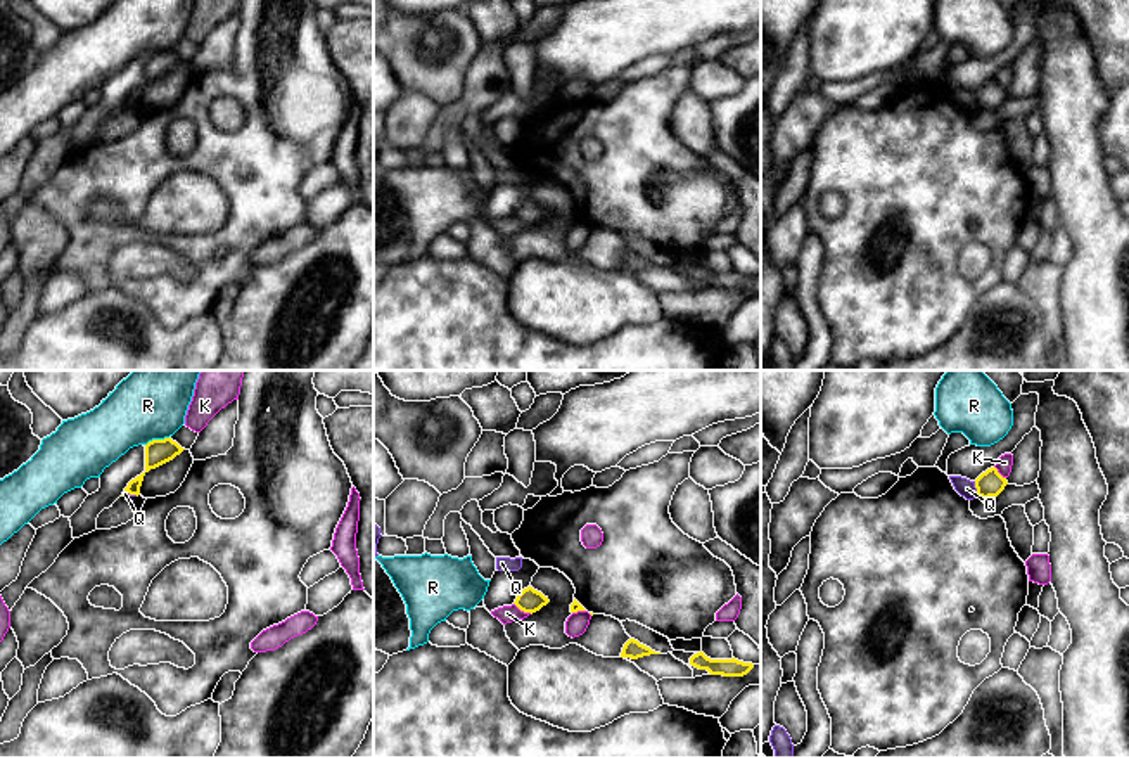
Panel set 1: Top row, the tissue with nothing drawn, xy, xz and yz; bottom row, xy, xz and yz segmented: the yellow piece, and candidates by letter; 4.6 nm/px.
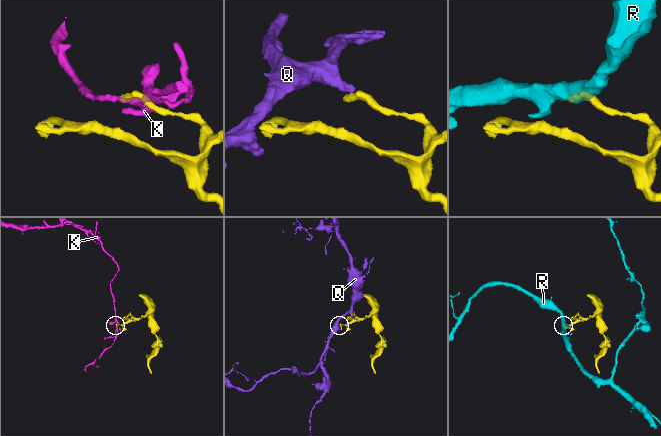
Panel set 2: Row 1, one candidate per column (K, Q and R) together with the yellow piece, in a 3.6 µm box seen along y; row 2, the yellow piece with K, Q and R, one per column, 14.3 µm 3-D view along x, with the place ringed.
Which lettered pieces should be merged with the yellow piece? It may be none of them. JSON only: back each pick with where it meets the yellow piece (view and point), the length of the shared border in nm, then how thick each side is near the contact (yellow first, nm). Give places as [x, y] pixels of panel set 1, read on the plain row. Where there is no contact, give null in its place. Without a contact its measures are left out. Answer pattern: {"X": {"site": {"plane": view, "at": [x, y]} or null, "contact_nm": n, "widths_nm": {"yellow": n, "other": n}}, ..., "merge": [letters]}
{"merge": []}

